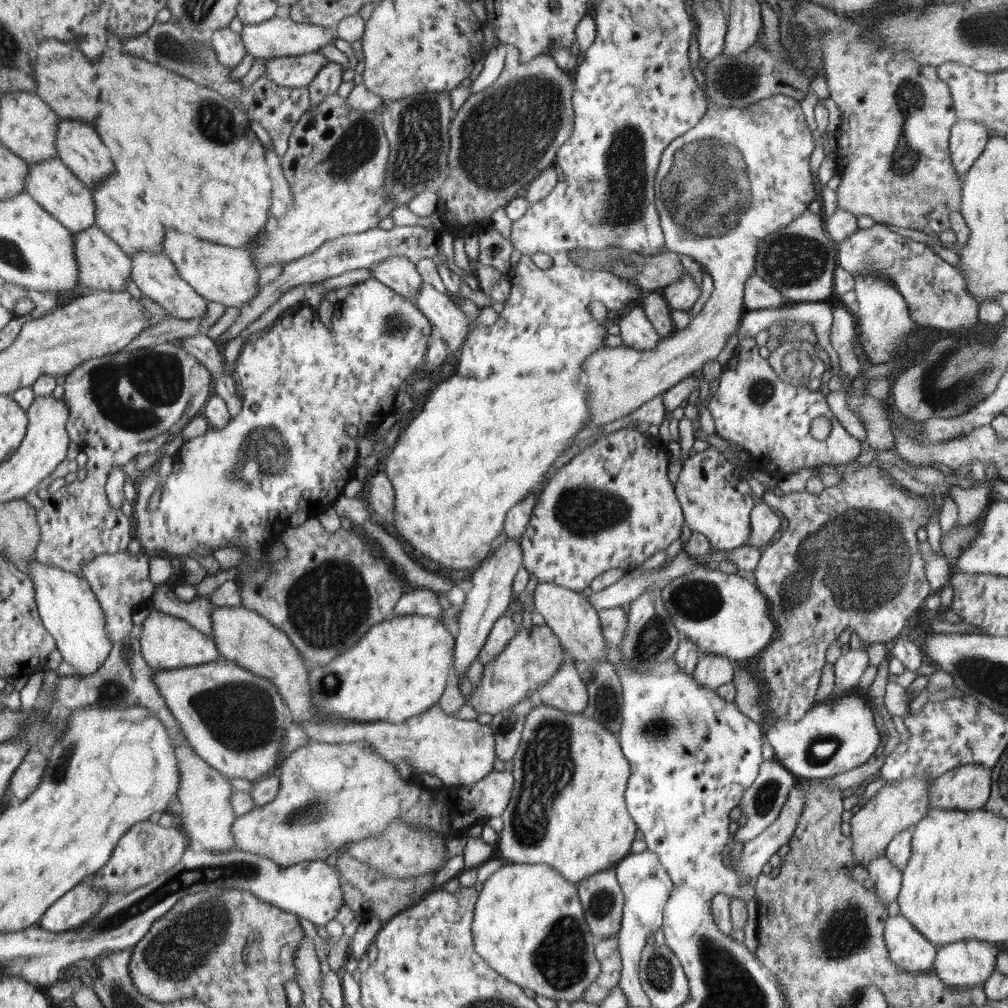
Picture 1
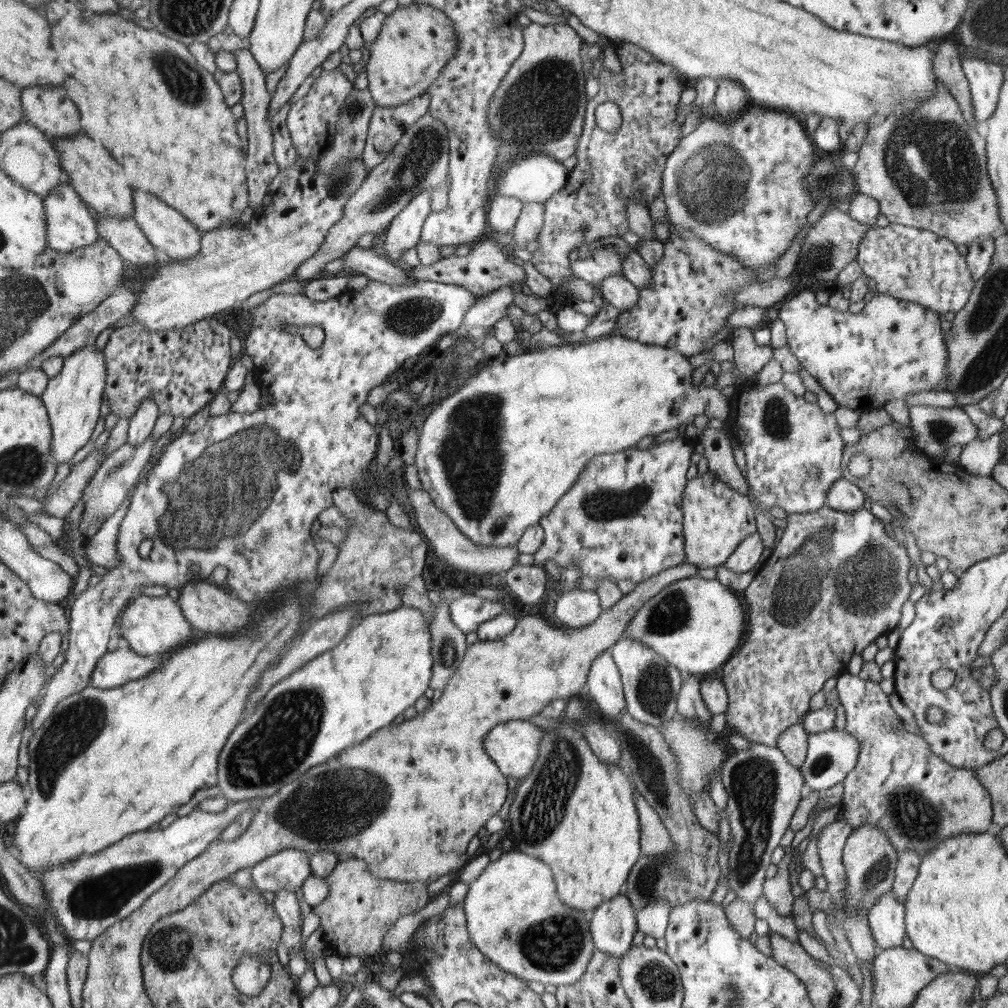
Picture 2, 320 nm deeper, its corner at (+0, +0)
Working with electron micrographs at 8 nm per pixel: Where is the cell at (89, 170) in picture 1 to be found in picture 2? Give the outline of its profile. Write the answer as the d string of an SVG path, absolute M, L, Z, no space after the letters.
M28 86L22 88L24 118L46 135L72 137L80 132L80 114L62 88Z

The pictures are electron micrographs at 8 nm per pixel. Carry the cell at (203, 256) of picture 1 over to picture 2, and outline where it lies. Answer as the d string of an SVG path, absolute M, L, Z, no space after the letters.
M144 191L134 192L134 205L134 219L147 235L147 240L155 246L156 250L162 250L167 254L172 262L192 258L203 247L203 237L200 236L192 221L189 221L178 209L160 200L155 194Z

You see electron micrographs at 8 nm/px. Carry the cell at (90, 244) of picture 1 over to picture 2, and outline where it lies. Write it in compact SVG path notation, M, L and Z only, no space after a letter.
M61 179L54 188L51 188L49 195L43 197L43 207L47 217L49 248L66 254L96 244L94 220L86 210L86 204L82 202L80 194L71 184L66 183L65 179Z

